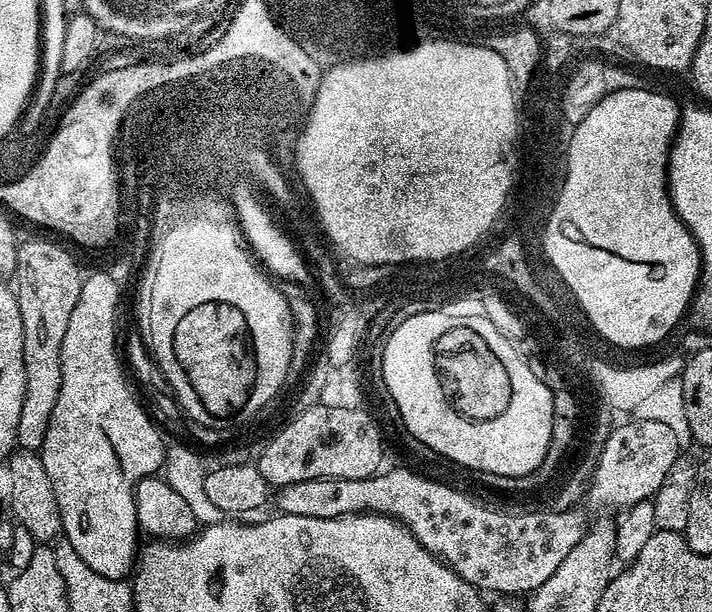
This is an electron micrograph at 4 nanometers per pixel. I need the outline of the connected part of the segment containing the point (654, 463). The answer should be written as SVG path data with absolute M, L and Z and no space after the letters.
M635 418L629 424L617 423L601 448L596 469L588 485L587 499L608 508L627 510L643 500L651 500L666 479L670 466L682 455L682 446L663 422L646 422Z

